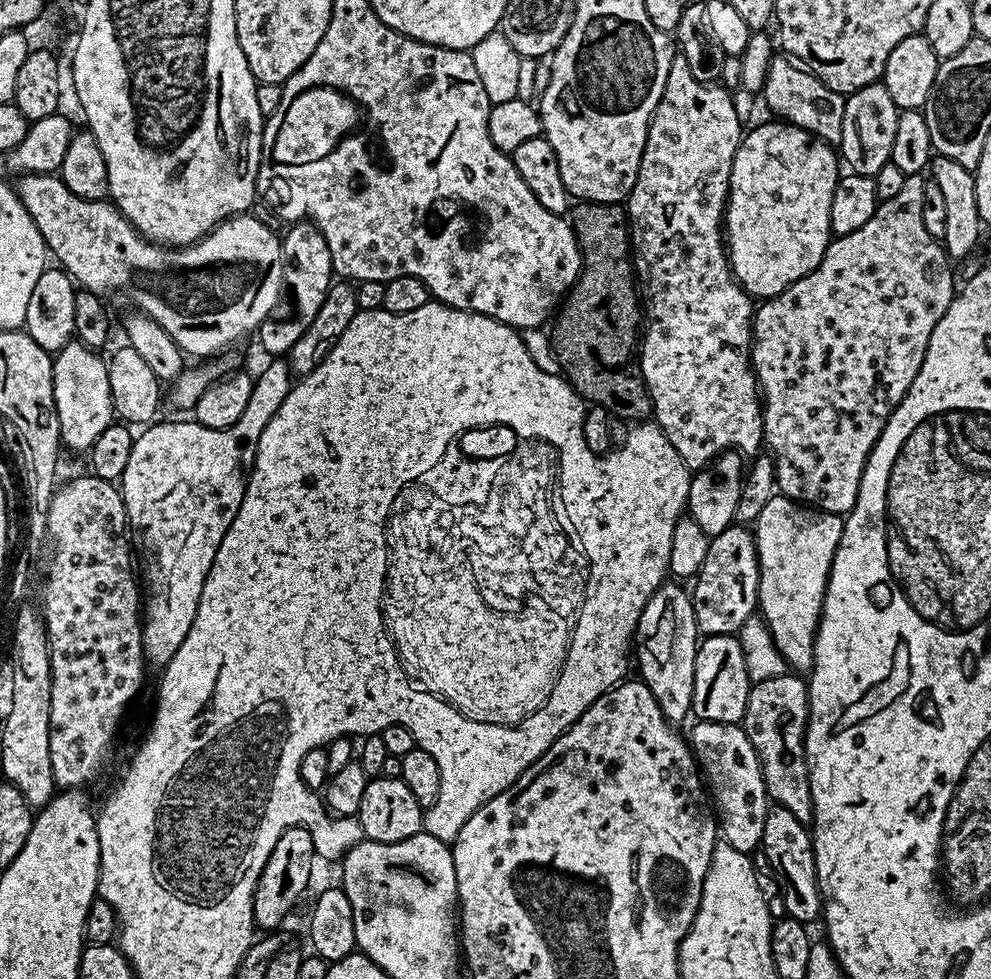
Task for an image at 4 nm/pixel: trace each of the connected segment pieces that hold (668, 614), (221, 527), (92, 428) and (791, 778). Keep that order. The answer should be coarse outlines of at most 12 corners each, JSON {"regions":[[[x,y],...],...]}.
{"regions":[[[665,582],[634,633],[669,721],[692,711],[692,597]],[[272,358],[229,428],[153,422],[118,481],[145,665],[186,642],[256,447]],[[69,340],[52,362],[60,443],[113,423],[107,359]],[[800,674],[757,680],[742,727],[769,801],[811,825]]]}

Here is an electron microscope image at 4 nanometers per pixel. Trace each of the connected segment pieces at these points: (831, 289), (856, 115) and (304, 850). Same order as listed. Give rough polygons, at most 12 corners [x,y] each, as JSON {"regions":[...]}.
{"regions":[[[905,176],[752,318],[779,495],[844,516],[954,295]],[[883,82],[845,99],[838,156],[874,178],[901,109]],[[303,825],[279,835],[256,881],[252,919],[269,932],[307,891]]]}

